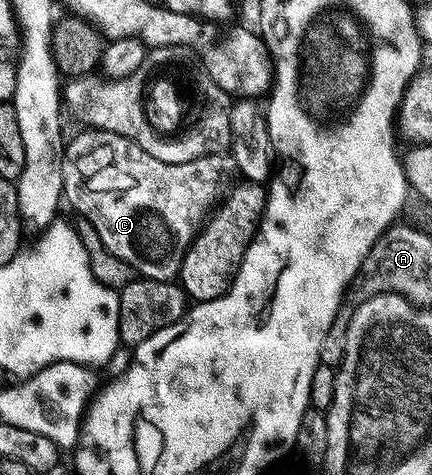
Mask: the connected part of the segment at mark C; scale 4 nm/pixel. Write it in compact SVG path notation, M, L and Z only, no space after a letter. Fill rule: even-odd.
M98 130L79 131L83 132L66 141L59 162L66 203L71 203L79 211L78 215L91 223L93 230L97 230L103 245L117 254L117 258L129 262L140 277L174 281L179 275L184 252L204 221L205 213L220 195L223 175L233 164L230 155L202 156L193 162L180 164L157 162L155 155L143 144L135 144L123 136Z

